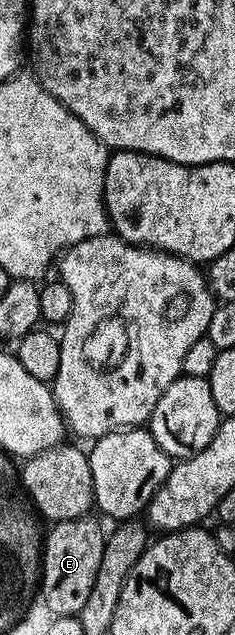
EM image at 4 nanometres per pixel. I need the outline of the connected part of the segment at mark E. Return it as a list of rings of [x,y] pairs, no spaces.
[[[94,518],[60,520],[45,533],[40,573],[40,600],[46,603],[51,617],[77,616],[92,594],[92,582],[96,582],[96,570],[100,570],[100,558],[104,554],[106,536]]]

